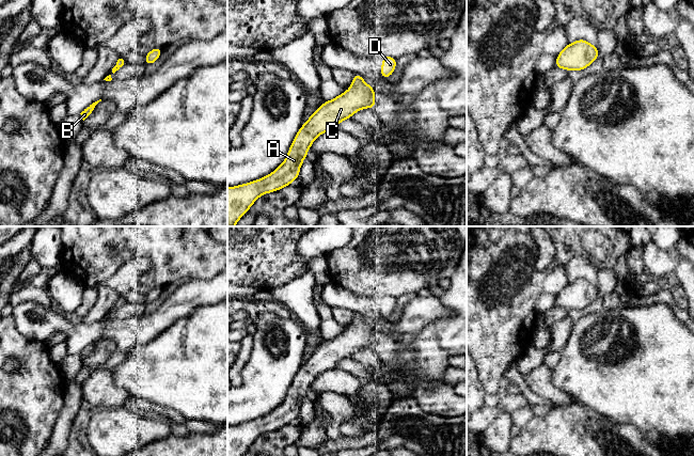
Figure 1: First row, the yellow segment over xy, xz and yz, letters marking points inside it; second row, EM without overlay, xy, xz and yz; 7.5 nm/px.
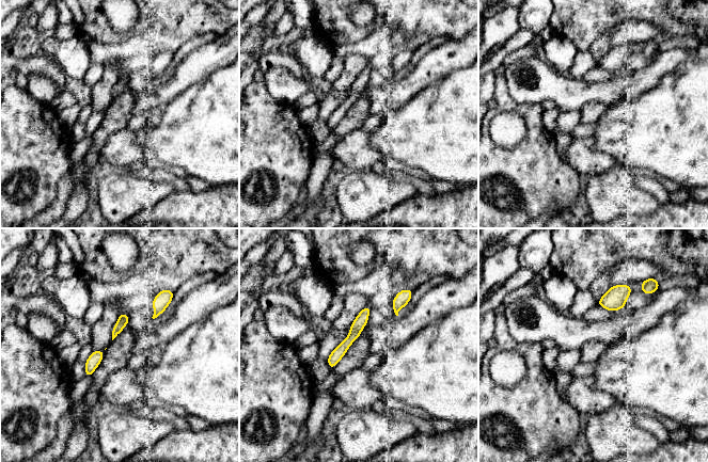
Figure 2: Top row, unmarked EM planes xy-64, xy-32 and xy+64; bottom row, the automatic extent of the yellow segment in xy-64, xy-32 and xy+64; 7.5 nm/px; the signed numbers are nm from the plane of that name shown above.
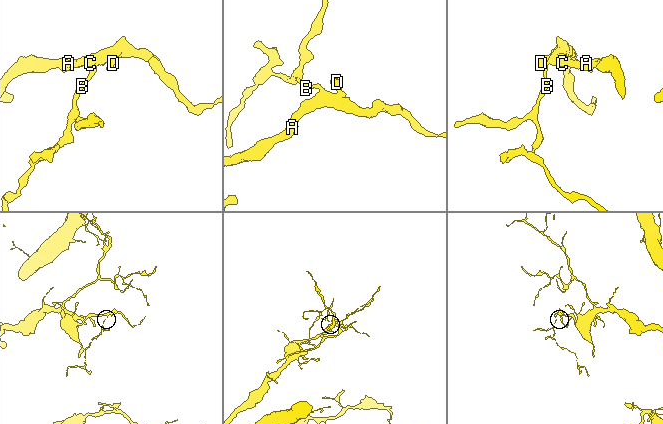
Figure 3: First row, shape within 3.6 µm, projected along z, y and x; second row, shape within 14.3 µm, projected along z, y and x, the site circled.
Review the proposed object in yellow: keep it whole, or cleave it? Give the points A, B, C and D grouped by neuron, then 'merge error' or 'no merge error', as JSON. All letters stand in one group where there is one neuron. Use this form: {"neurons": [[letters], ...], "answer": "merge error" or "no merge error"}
{"neurons": [["A", "B", "C", "D"]], "answer": "no merge error"}

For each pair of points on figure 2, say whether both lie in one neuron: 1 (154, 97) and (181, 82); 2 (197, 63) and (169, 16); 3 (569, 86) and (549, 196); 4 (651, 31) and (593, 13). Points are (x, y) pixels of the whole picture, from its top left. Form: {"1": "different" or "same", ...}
{"1": "same", "2": "different", "3": "different", "4": "different"}

